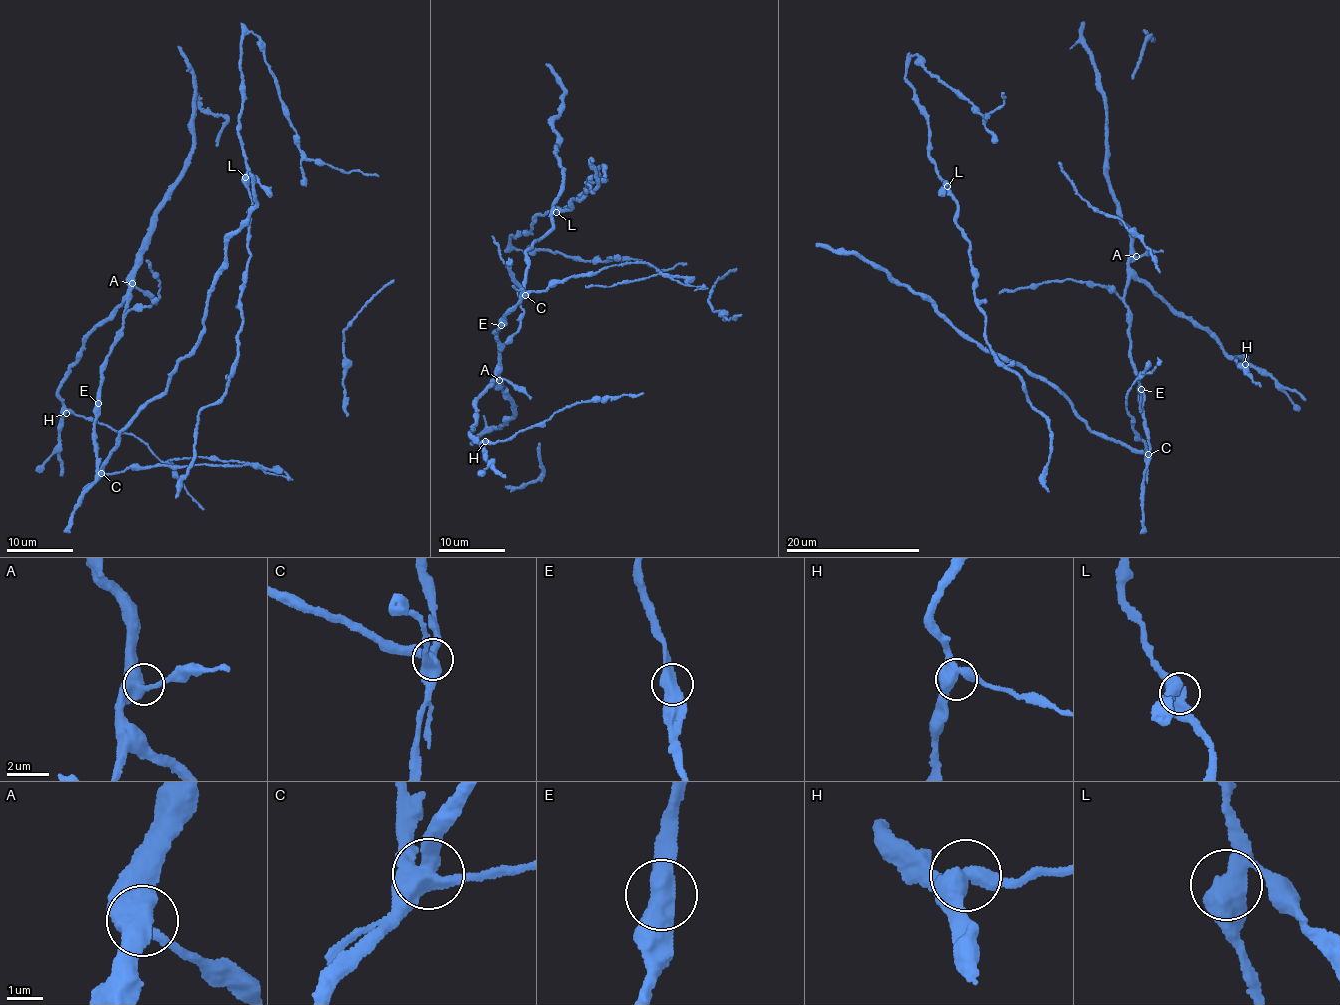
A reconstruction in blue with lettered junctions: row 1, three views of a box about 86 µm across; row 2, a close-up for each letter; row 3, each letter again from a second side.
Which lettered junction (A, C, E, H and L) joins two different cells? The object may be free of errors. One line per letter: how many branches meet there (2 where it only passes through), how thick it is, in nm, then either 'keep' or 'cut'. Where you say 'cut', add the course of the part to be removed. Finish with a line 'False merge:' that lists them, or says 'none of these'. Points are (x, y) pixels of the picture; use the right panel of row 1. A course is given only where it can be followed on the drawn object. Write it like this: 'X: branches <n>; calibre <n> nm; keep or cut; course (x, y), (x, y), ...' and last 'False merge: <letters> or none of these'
A: branches 3; calibre 480 nm; keep
C: branches 4; calibre 500 nm; cut; course (1148, 455), (1091, 432), (1056, 386), (984, 351), (930, 302), (891, 281), (885, 271), (815, 244)
E: branches 2; calibre 550 nm; keep
H: branches 3; calibre 440 nm; keep
L: branches 3; calibre 480 nm; keep
False merge: C

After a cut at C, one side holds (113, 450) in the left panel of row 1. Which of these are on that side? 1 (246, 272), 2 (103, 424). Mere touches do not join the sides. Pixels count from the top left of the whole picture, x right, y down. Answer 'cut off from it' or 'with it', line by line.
1: cut off from it
2: cut off from it

